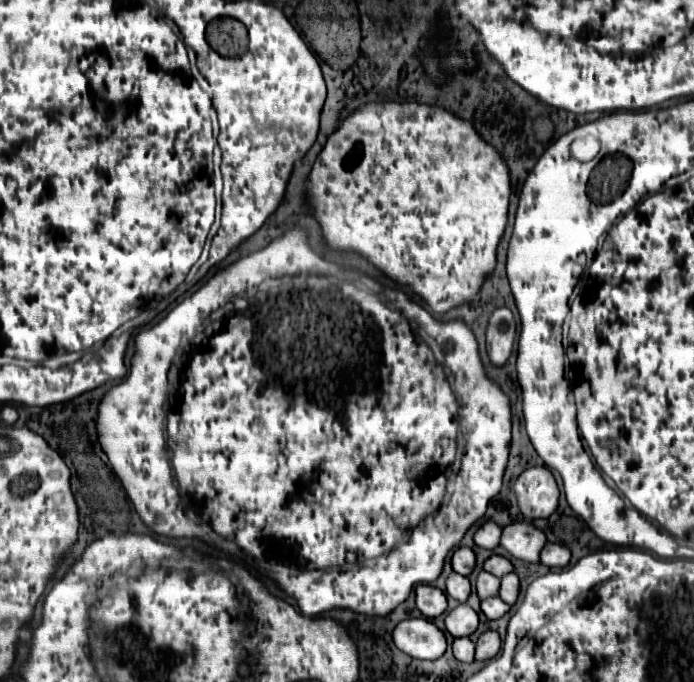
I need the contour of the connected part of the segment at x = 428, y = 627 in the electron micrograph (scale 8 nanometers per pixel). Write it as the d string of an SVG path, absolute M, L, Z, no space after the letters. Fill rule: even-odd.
M426 618L402 620L392 632L394 644L412 658L438 660L446 652L446 636Z

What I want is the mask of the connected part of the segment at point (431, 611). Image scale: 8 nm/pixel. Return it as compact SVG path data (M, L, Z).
M422 584L416 588L416 606L426 618L436 618L448 608L448 598L440 588Z

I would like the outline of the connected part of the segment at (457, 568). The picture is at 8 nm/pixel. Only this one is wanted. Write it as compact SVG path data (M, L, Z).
M466 546L456 548L456 552L452 556L452 568L454 568L454 572L458 572L462 576L470 576L472 570L474 570L474 566L476 566L476 554L470 548L466 548Z

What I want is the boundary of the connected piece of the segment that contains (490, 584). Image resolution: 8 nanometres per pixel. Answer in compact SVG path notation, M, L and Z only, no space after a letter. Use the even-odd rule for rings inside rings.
M480 572L478 574L478 596L480 600L486 600L486 598L492 598L492 596L498 596L498 590L500 590L500 580L488 572Z

